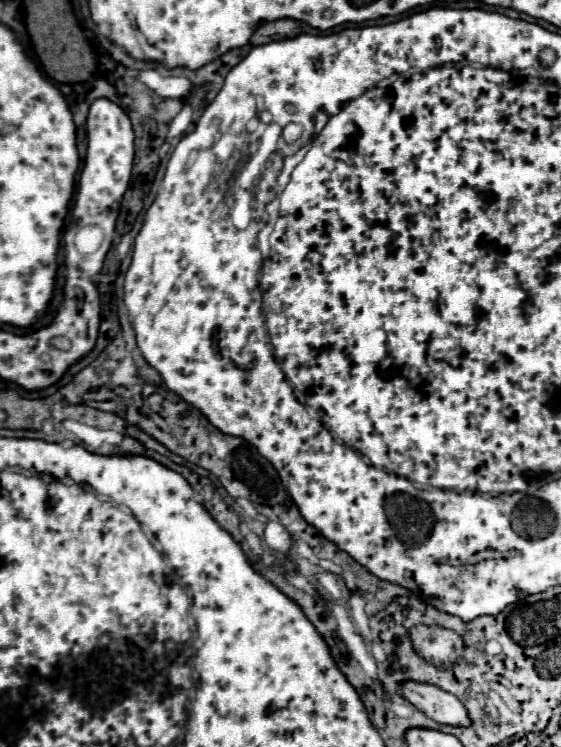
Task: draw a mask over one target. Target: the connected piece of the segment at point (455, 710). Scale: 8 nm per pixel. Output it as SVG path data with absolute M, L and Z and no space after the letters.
M404 682L402 694L410 704L414 704L420 712L424 712L428 718L432 718L438 724L448 724L448 726L472 724L464 704L454 694L448 694L438 686Z

